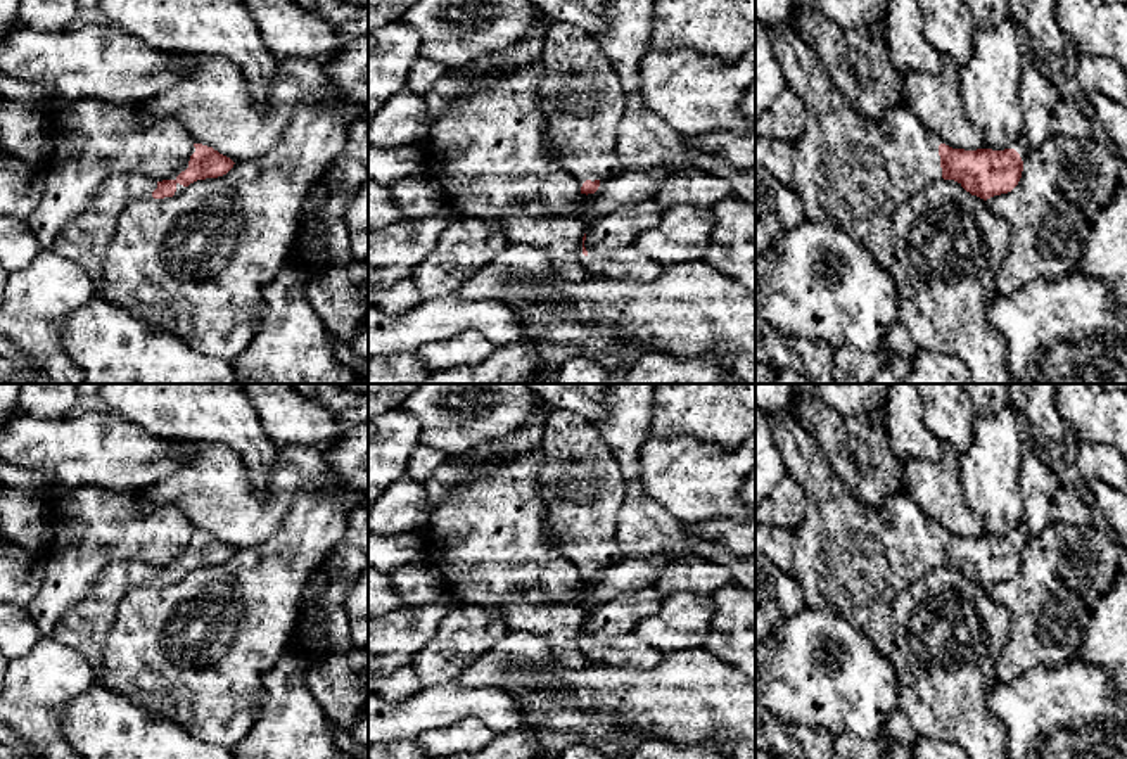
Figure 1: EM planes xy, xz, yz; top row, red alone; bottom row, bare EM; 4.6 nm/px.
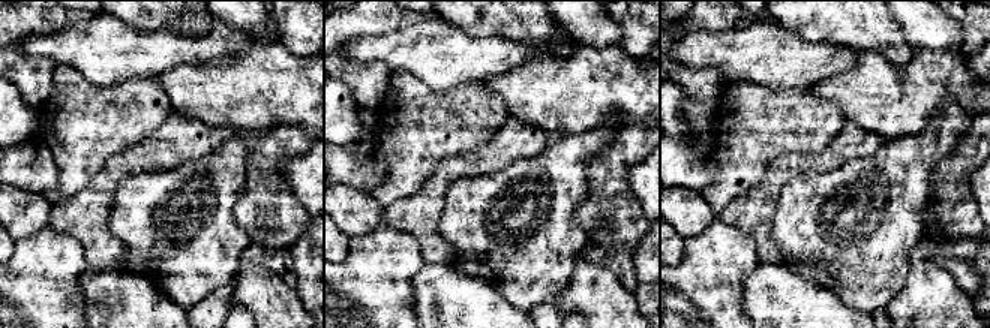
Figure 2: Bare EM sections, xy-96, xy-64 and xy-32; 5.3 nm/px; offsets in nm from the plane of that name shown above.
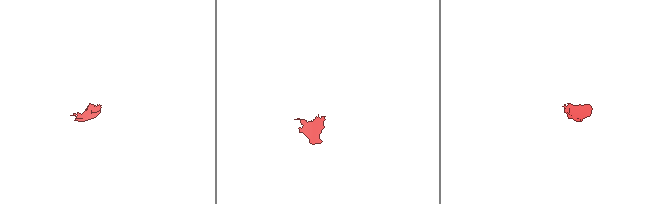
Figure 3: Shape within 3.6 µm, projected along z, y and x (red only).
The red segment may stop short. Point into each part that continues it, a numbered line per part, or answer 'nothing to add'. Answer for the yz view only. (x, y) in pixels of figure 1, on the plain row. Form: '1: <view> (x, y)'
1: yz (1022, 533)
2: yz (851, 561)

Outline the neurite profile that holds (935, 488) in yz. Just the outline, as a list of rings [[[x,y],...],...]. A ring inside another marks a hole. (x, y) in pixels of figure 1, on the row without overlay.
[[[942,443],[939,460],[904,460],[902,477],[907,494],[914,500],[925,517],[939,524],[952,536],[984,536],[982,517],[977,515],[963,498],[959,482],[961,455]]]

